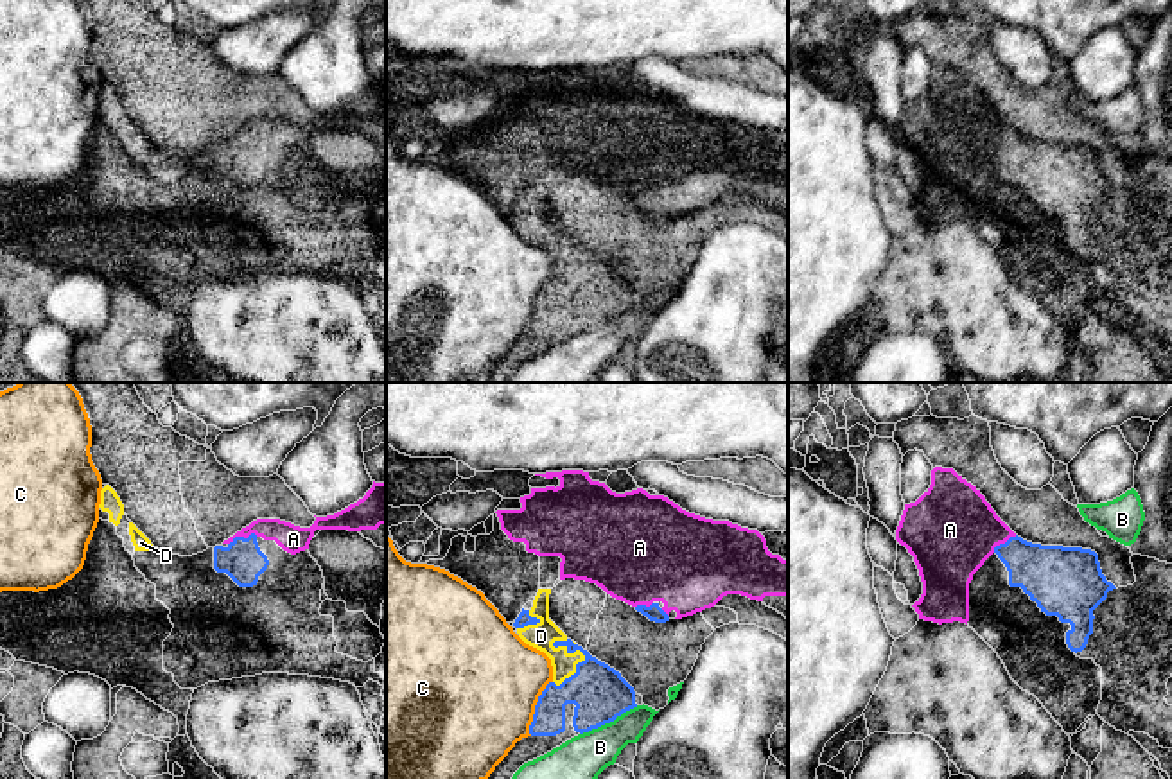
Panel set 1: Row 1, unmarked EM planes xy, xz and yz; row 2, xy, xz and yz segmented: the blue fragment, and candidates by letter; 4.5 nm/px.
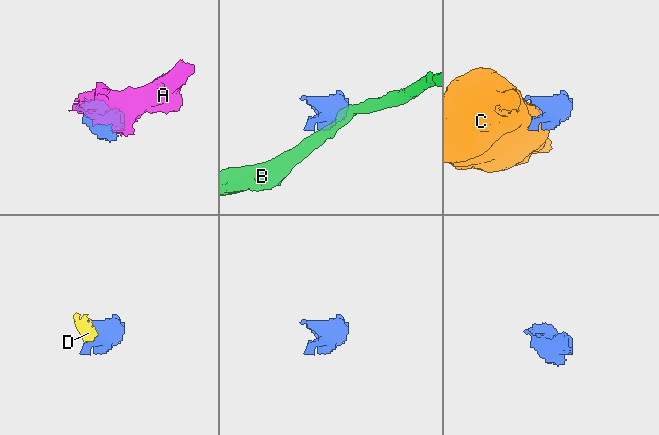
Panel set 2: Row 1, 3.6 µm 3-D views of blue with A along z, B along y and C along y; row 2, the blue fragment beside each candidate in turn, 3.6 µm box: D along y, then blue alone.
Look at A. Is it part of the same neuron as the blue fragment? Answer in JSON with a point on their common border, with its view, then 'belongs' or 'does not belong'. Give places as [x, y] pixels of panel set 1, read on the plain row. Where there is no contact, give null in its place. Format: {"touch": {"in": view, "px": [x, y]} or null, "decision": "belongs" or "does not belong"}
{"touch": {"in": "xy", "px": [243, 135]}, "decision": "belongs"}

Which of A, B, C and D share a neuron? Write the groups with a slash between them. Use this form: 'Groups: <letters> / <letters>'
Groups: A D / B / C

